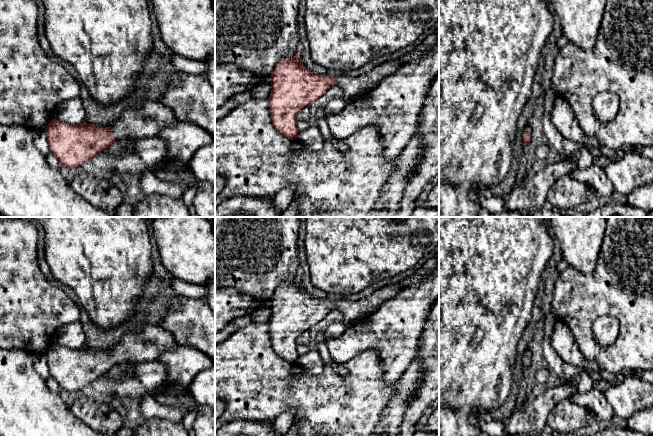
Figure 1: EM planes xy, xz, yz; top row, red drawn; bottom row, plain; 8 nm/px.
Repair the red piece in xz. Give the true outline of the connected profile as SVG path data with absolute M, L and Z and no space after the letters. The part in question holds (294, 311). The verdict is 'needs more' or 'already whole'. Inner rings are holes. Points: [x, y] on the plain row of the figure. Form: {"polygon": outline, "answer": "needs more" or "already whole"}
{"polygon": "M299 278L283 282L270 299L272 314L269 332L272 347L281 359L289 364L297 363L300 356L296 350L297 337L314 328L330 311L341 311L343 324L350 328L373 314L384 302L395 298L402 290L398 283L389 284L362 300L334 302L310 296L301 287Z", "answer": "needs more"}

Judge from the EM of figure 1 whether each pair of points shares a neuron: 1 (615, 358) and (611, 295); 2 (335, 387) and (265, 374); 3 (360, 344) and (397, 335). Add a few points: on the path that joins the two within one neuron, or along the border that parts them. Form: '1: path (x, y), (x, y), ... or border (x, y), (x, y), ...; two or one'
1: path (625, 342), (625, 311); one
2: path (318, 387), (295, 387), (289, 382), (282, 382); one
3: path (369, 335), (388, 335); one

